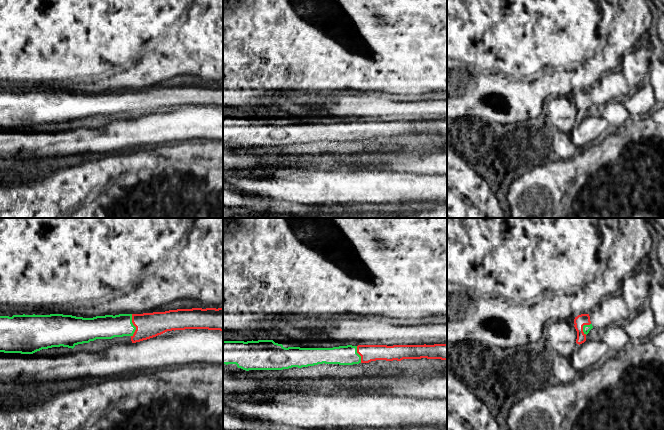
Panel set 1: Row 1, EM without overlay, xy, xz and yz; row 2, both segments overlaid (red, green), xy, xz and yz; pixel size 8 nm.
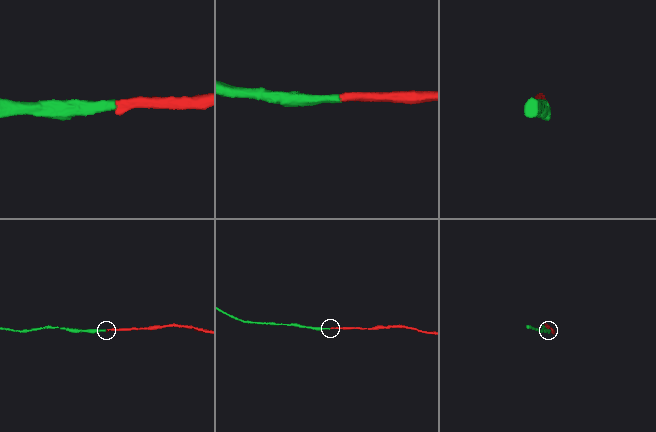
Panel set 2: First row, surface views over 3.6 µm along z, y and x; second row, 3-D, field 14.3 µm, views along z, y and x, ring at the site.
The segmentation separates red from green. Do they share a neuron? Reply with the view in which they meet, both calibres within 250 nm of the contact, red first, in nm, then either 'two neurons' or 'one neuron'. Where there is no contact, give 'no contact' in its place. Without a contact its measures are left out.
xy | 200/190 nm | one neuron

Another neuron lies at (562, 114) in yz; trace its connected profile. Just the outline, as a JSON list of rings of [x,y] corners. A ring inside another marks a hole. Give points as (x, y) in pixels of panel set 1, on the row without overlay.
[[[567,96],[552,97],[549,101],[548,118],[554,129],[570,134],[574,128],[577,107]]]

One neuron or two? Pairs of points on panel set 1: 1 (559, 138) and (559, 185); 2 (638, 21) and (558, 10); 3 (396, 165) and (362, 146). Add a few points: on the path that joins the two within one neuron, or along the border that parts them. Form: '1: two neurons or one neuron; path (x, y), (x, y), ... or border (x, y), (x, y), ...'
1: two neurons; border (579, 150), (571, 157), (558, 158)
2: one neuron; path (618, 37), (606, 46), (578, 30)
3: two neurons; border (394, 152), (380, 155)

